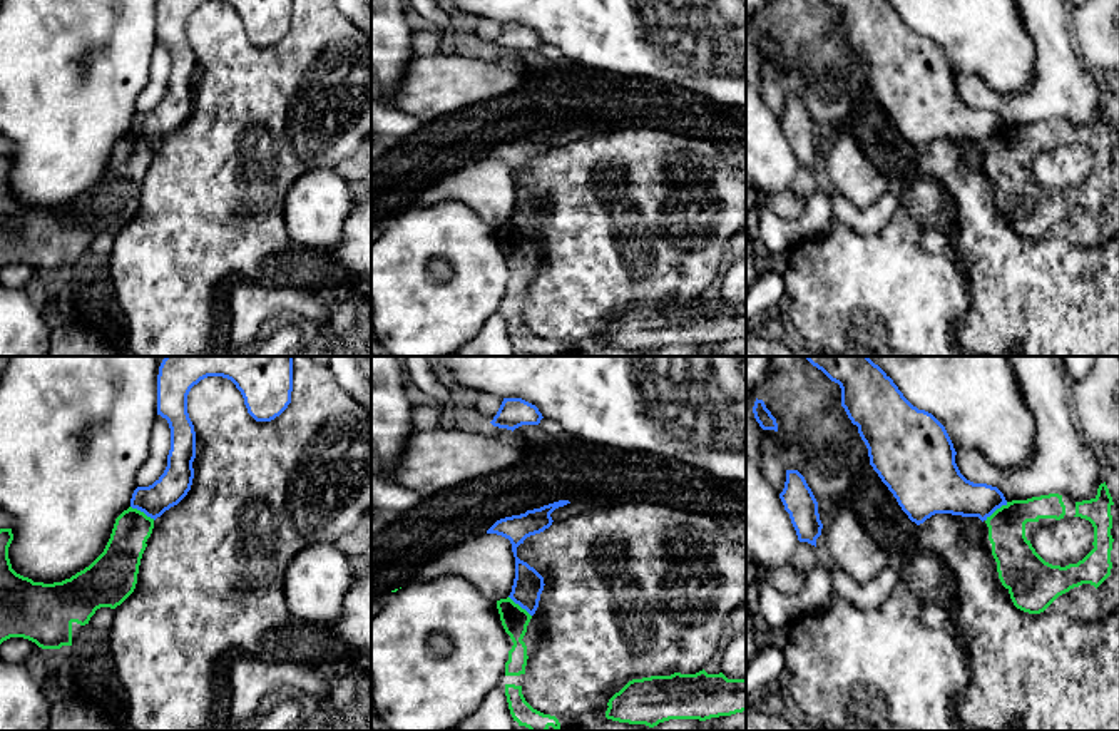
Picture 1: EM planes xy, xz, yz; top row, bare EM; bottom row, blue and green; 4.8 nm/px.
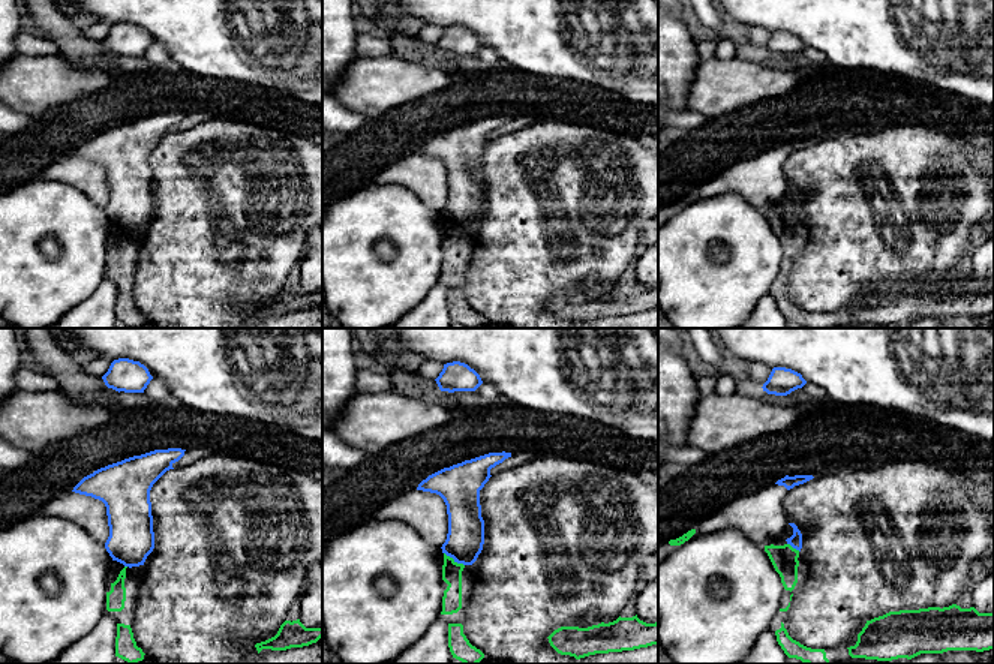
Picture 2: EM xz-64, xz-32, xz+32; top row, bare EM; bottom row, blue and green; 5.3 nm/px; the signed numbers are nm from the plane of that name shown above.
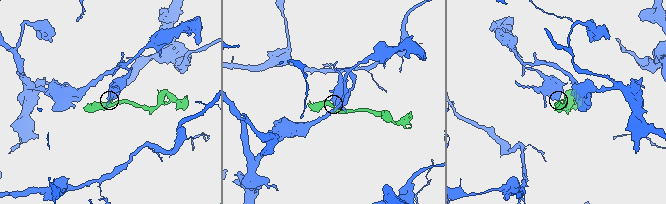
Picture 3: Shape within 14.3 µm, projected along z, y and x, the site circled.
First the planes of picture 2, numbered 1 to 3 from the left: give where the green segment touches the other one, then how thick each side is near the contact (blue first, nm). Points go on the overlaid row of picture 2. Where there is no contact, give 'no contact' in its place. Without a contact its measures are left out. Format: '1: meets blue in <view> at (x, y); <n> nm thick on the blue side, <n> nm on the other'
1: no contact
2: meets blue in xz-32 at (455, 559); 200 nm thick on the blue side, 110 nm on the other
3: meets blue in xz+32 at (793, 547); 70 nm thick on the blue side, 140 nm on the other

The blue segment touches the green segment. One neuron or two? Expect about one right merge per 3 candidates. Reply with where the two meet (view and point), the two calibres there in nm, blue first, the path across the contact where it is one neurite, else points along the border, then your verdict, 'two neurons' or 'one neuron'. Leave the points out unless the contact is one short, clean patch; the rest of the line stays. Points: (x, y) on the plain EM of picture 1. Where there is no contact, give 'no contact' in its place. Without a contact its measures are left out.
meets blue in yz at (996, 134); 220 nm thick on the blue side, 190 nm on the other; border along yz (1007, 127), (986, 146); two neurons

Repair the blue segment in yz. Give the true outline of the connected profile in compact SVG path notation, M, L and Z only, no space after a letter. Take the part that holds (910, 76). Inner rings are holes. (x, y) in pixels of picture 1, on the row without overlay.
M826 0L841 13L841 32L858 52L868 74L870 90L917 151L935 139L978 142L987 146L1007 130L1004 119L987 109L967 105L957 89L945 52L928 37L913 32L887 0Z

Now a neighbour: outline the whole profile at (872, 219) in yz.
M897 187L888 189L876 202L865 209L858 209L836 191L826 196L830 197L833 216L858 234L880 233L902 204Z

